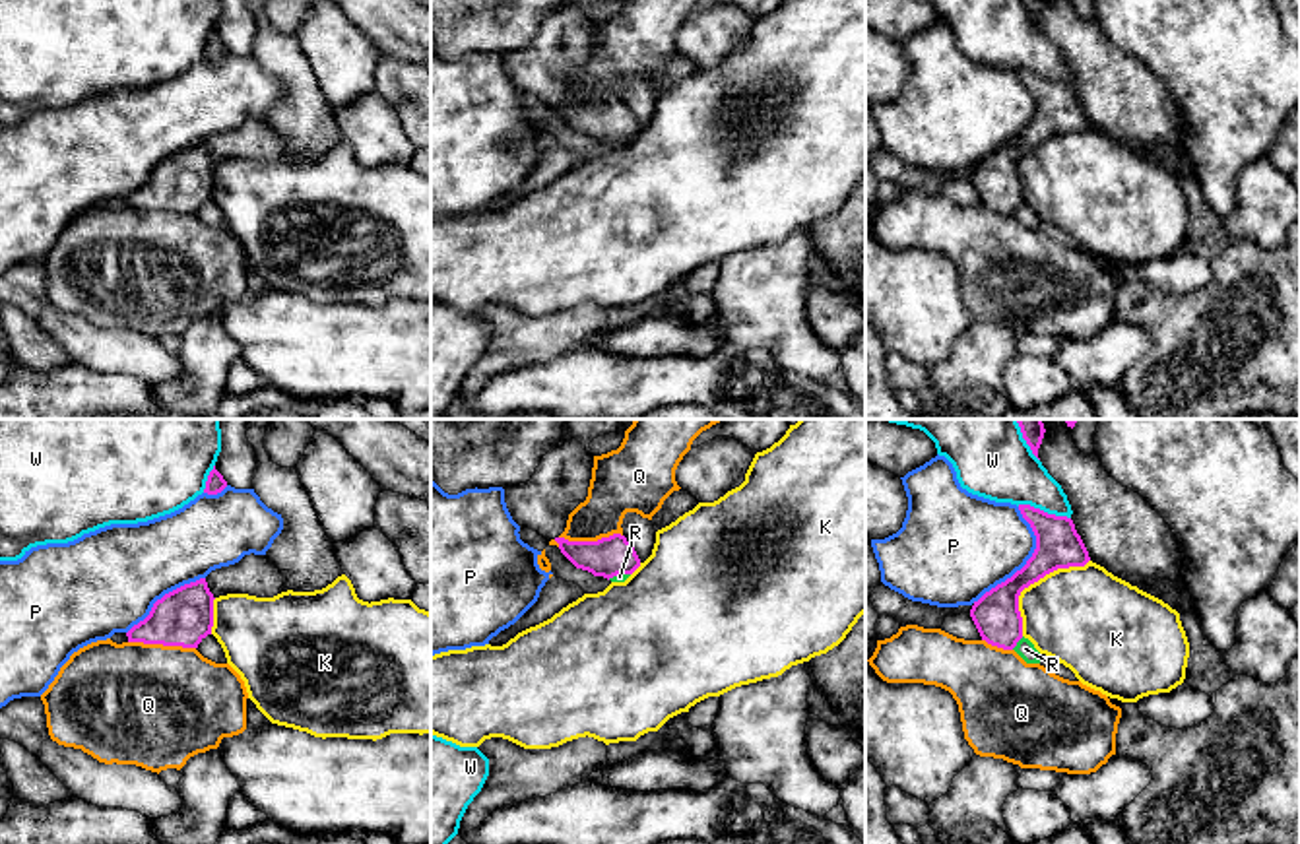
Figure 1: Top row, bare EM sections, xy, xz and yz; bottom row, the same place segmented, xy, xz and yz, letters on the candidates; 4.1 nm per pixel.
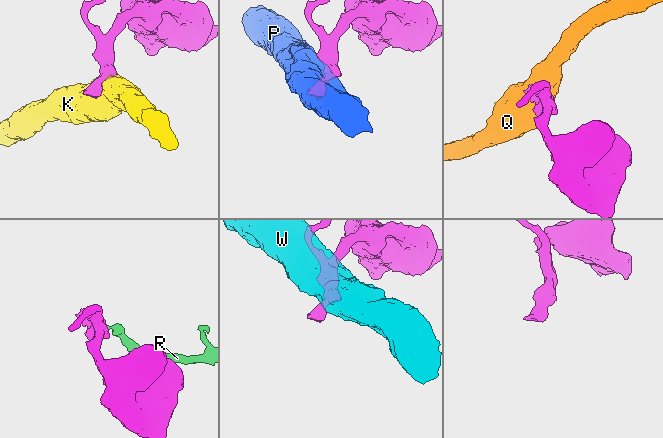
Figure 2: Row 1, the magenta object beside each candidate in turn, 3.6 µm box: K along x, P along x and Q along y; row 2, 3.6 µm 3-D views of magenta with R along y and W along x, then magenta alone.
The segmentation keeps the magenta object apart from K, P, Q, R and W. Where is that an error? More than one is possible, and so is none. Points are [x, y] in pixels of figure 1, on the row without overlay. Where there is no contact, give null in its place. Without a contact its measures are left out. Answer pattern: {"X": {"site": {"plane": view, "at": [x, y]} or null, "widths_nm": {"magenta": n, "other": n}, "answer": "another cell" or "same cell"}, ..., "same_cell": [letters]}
{"K": {"site": {"plane": "yz", "at": [1033, 148]}, "widths_nm": {"magenta": 190, "other": 420}, "answer": "another cell"}, "P": {"site": {"plane": "yz", "at": [1027, 127]}, "widths_nm": {"magenta": 190, "other": 400}, "answer": "another cell"}, "Q": {"site": {"plane": "xy", "at": [162, 208]}, "widths_nm": {"magenta": 240, "other": 480}, "answer": "another cell"}, "R": {"site": {"plane": "yz", "at": [1017, 206]}, "widths_nm": {"magenta": 190, "other": 80}, "answer": "another cell"}, "W": {"site": {"plane": "yz", "at": [1042, 76]}, "widths_nm": {"magenta": 190, "other": 280}, "answer": "another cell"}, "same_cell": []}

